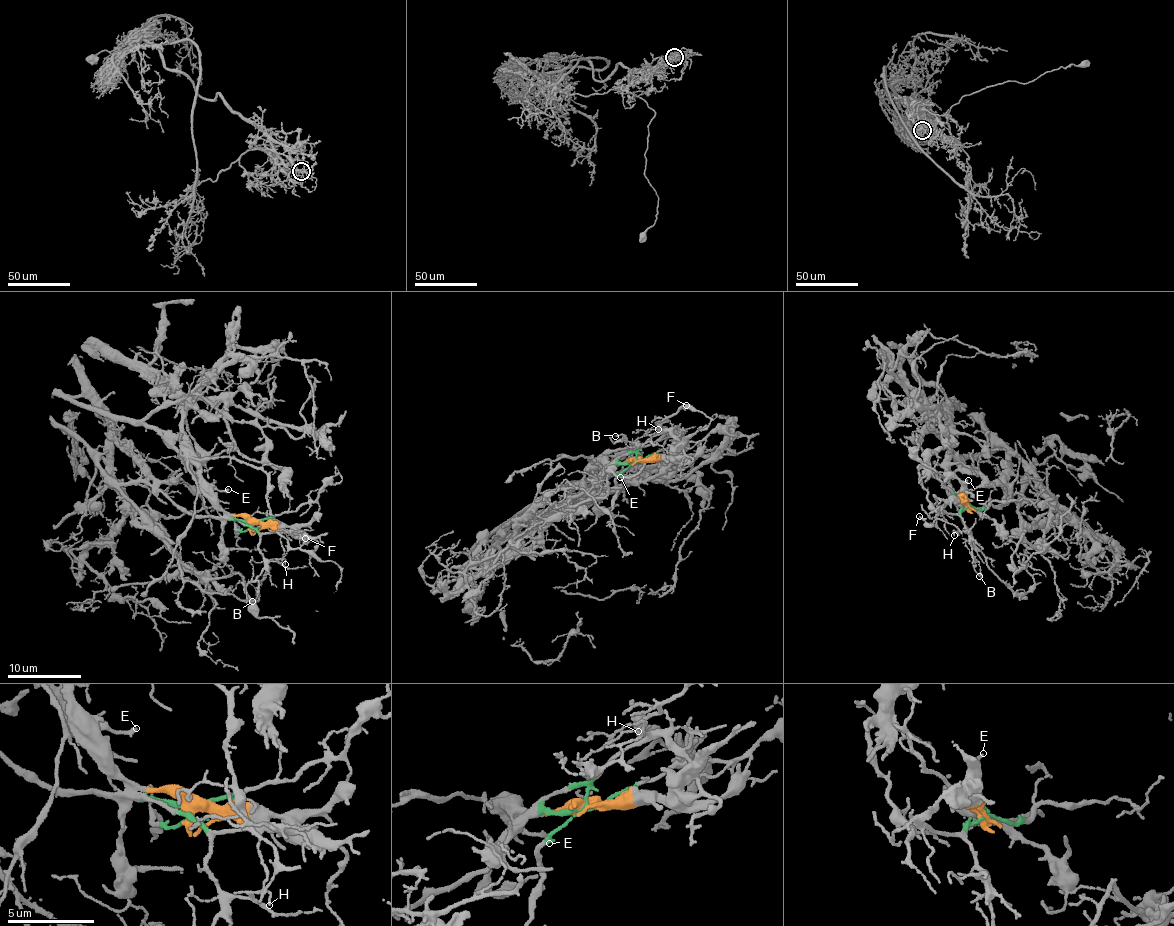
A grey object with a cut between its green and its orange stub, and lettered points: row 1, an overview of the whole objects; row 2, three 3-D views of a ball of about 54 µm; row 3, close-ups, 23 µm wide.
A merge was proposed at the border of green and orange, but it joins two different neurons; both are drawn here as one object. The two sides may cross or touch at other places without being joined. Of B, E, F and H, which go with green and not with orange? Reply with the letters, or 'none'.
B, F, H

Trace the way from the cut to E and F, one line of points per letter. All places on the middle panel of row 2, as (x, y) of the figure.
E: (637, 461), (614, 465), (601, 463), (619, 477)
F: (637, 461), (633, 464), (642, 444), (659, 433), (660, 425), (686, 406)

